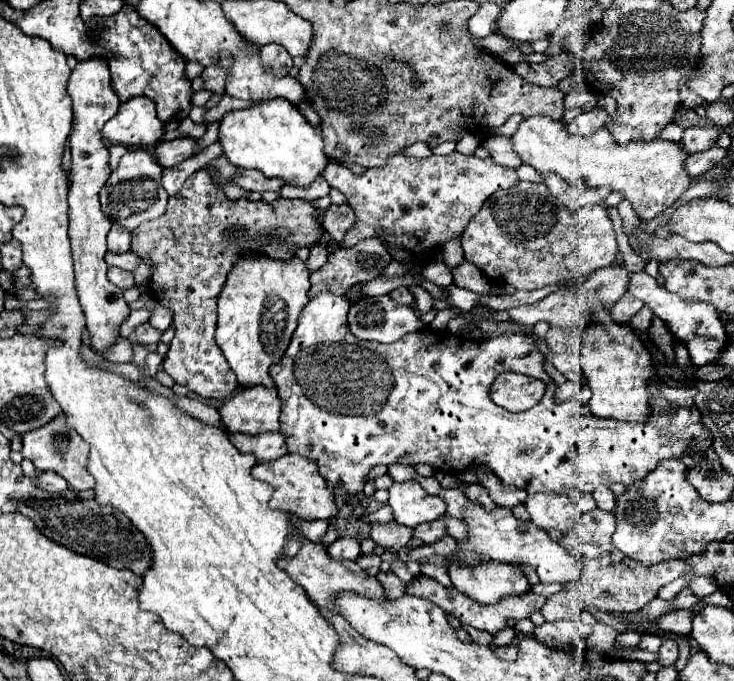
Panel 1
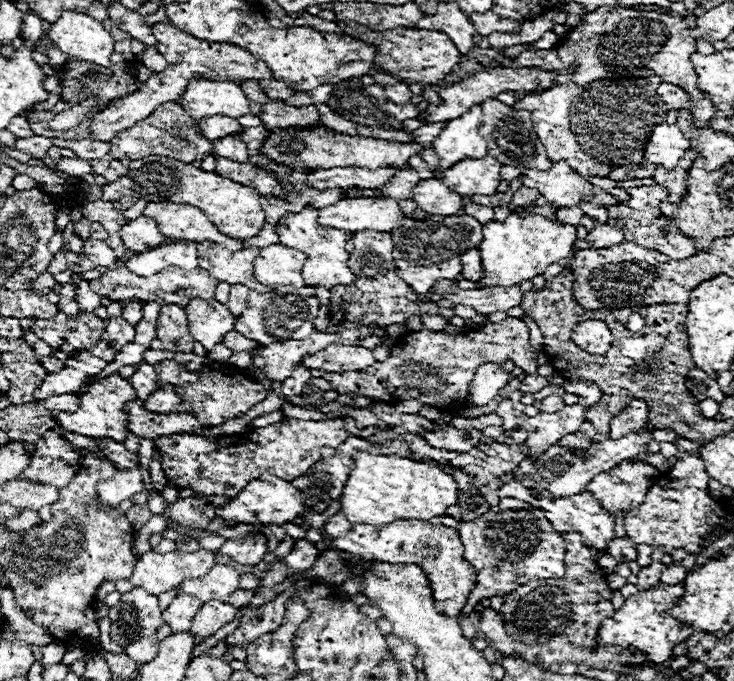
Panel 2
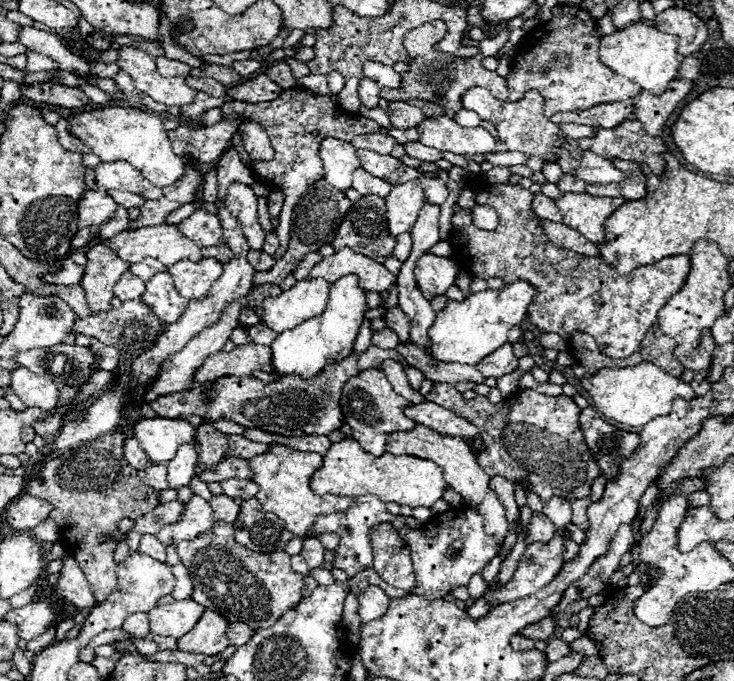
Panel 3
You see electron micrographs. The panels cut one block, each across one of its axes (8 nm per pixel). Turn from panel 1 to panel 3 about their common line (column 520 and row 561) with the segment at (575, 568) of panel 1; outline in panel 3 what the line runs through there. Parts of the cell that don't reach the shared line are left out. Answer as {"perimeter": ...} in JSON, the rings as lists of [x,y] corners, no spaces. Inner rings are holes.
{"perimeter":[[[558,528],[554,538],[548,542],[548,544],[528,544],[530,548],[526,548],[512,580],[504,586],[504,588],[496,588],[496,582],[492,582],[488,586],[488,590],[484,592],[484,598],[486,602],[494,608],[498,604],[504,604],[504,602],[512,602],[512,600],[518,600],[518,598],[526,598],[534,592],[538,592],[540,588],[544,588],[546,584],[550,584],[550,580],[554,580],[554,576],[560,572],[560,568],[564,566],[564,560],[562,560],[562,550],[564,550],[564,540],[568,538],[568,530],[566,528]]]}

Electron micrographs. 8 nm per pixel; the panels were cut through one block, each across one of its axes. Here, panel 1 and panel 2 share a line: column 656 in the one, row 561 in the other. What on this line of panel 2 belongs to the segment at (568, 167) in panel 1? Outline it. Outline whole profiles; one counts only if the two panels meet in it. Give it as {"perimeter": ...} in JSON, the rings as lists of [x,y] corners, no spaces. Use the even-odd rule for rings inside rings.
{"perimeter":[[[150,550],[134,564],[130,582],[134,588],[144,588],[146,592],[158,596],[172,588],[180,588],[180,584],[188,578],[204,576],[214,564],[214,552],[208,550],[168,554],[156,554]]]}

